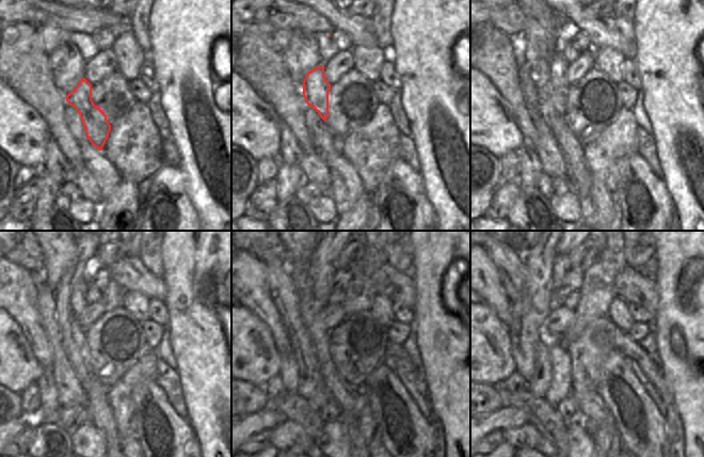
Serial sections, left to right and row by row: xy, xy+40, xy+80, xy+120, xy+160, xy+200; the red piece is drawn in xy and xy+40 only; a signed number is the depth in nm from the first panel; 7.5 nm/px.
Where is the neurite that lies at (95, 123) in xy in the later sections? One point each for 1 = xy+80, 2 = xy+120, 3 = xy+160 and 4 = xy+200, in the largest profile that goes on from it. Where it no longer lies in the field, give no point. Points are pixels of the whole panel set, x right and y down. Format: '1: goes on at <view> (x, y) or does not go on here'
1: goes on at xy+80 (559, 85)
2: goes on at xy+120 (78, 302)
3: goes on at xy+160 (320, 293)
4: goes on at xy+200 (562, 265)

